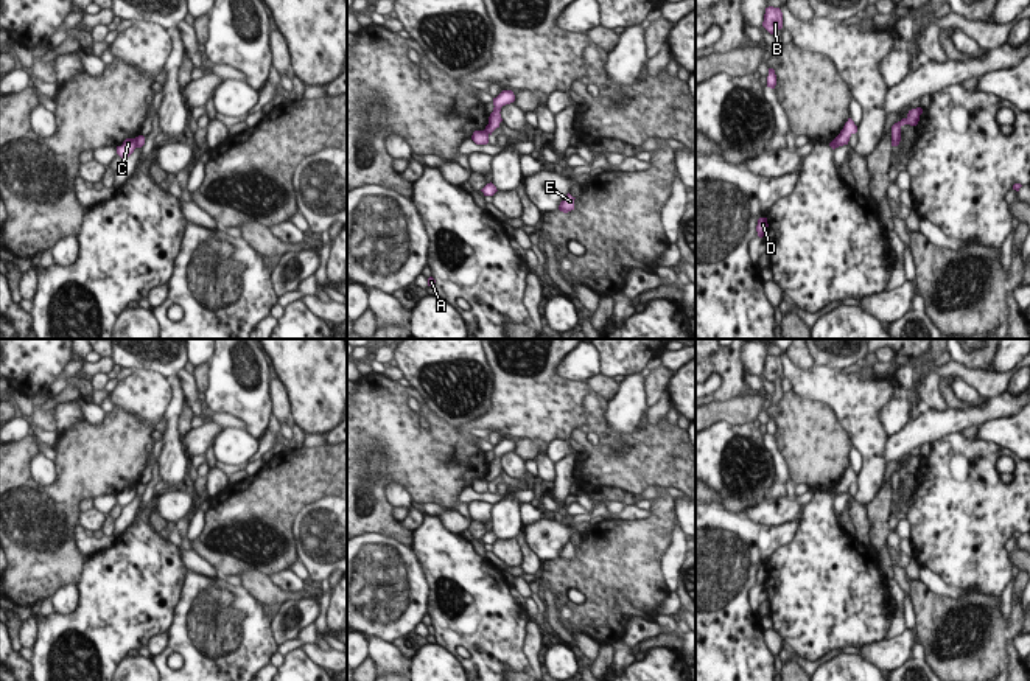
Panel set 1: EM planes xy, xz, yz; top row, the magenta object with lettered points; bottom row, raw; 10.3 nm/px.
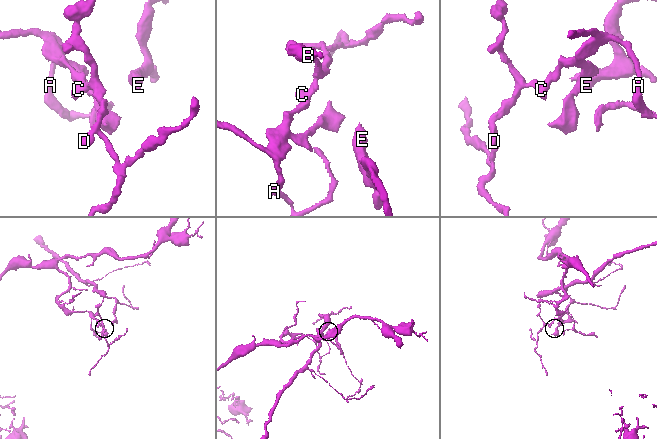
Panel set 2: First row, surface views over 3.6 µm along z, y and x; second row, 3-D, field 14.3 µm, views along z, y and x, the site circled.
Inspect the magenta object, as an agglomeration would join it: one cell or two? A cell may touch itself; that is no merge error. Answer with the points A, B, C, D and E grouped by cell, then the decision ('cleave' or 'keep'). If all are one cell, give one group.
A C / B D E | cleave

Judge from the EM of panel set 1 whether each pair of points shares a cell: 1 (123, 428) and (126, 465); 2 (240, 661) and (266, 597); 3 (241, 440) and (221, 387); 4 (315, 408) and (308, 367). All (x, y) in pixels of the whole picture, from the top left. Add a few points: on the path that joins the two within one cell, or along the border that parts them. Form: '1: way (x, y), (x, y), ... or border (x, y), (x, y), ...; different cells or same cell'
1: way (123, 437), (123, 456); same cell
2: border (241, 585), (262, 604); different cells
3: border (245, 428), (257, 440); different cells
4: way (315, 398), (315, 377); same cell

